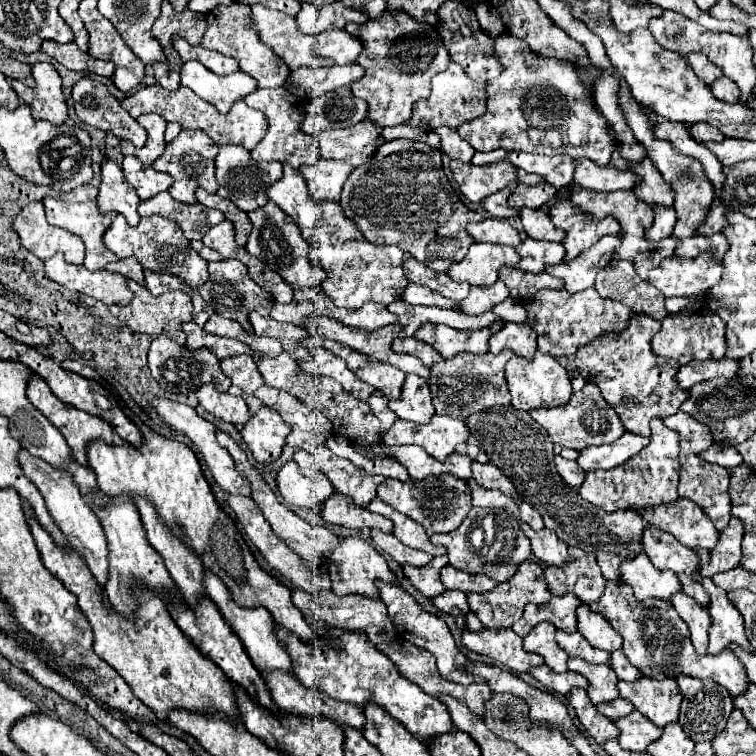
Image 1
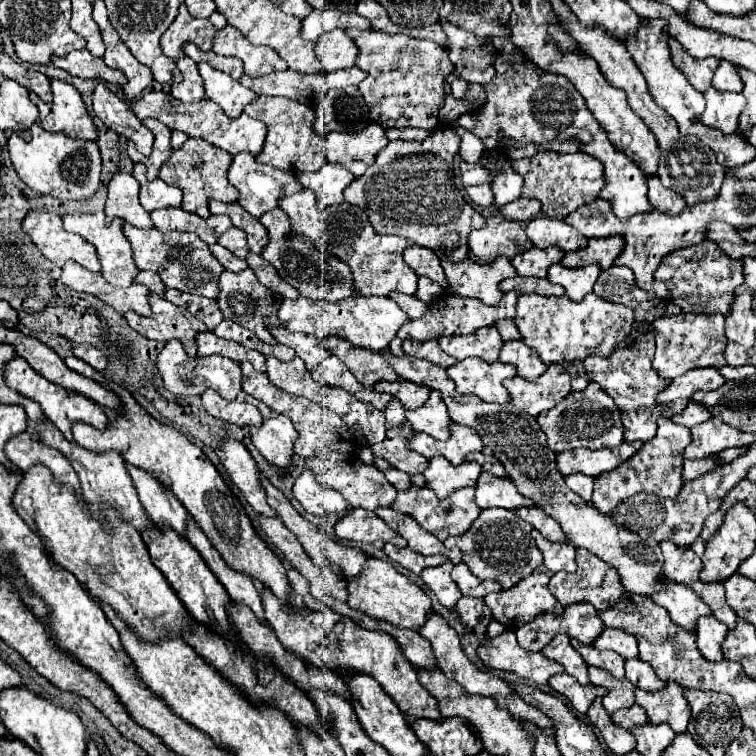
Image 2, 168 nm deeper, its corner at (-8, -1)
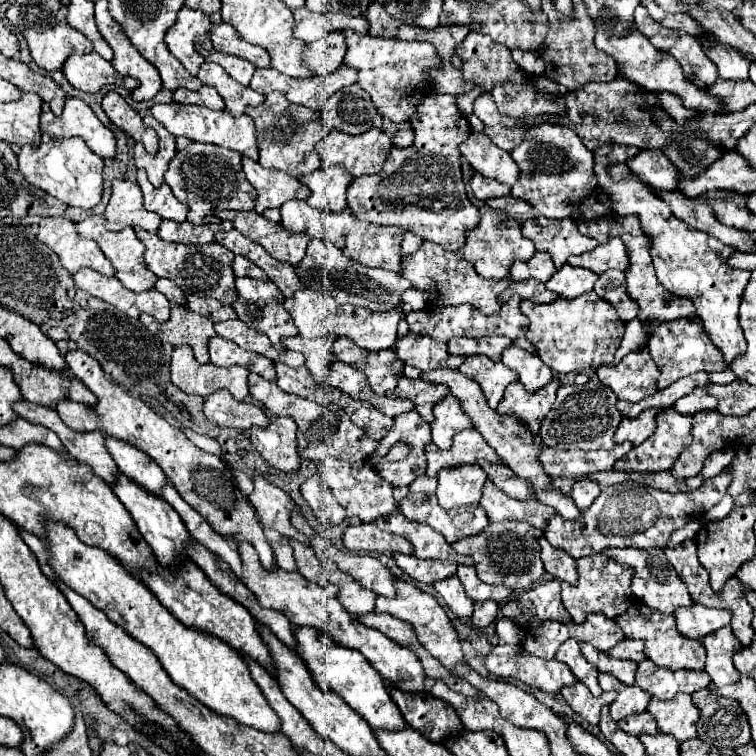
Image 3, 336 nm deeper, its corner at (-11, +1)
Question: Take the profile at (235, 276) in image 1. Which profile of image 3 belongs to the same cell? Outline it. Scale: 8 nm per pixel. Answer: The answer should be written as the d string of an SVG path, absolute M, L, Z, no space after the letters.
M243 277L243 279L237 279L235 285L237 285L239 299L233 303L233 309L235 309L235 313L239 315L239 319L241 319L245 325L249 325L249 327L265 333L265 335L271 339L271 343L273 343L275 349L281 349L281 339L283 339L283 337L293 337L293 335L297 335L297 327L295 327L293 319L291 319L291 315L289 315L289 313L285 311L285 307L283 307L283 299L285 299L285 297L277 291L275 283Z

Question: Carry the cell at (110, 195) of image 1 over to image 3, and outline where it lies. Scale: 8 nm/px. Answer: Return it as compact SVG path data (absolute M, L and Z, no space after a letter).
M113 181L113 195L105 209L105 227L109 231L121 231L125 227L143 227L145 231L157 233L161 217L145 211L143 193L137 183Z

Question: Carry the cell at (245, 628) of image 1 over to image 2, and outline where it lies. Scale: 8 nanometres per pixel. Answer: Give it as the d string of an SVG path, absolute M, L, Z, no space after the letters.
M190 521L190 525L188 525L188 541L202 555L202 559L206 561L206 565L210 567L210 571L218 577L218 581L224 585L224 589L228 591L230 599L234 603L242 603L242 605L250 607L252 613L256 615L256 619L260 623L266 623L260 591L254 587L254 583L250 581L250 577L246 577L242 573L236 573L234 569L230 569L222 561L220 553L210 545L210 541L206 539L206 535L200 531L200 527L194 521Z

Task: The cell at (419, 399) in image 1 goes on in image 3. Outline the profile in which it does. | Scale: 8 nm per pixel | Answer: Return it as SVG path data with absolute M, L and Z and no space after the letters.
M447 395L447 399L439 401L433 413L435 413L435 421L431 423L433 443L439 449L449 449L453 445L455 433L473 427L469 415L463 411L459 399L455 399L453 395Z

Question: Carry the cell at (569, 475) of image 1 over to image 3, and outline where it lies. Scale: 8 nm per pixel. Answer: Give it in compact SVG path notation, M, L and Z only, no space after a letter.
M581 477L575 487L573 487L573 493L571 493L571 499L575 501L575 505L579 507L579 511L585 511L587 507L591 507L591 503L597 499L597 495L601 493L599 485Z

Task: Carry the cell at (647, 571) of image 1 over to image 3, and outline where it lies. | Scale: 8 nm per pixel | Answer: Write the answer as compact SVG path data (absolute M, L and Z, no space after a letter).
M693 603L691 607L681 607L675 611L677 629L681 635L689 639L703 639L711 631L717 631L731 623L731 611L727 609L711 609Z

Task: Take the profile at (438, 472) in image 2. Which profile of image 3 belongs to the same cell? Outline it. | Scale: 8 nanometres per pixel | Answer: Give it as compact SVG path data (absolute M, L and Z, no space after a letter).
M479 465L443 469L439 473L439 487L437 487L439 505L443 509L453 509L461 505L479 505L485 481L487 475Z

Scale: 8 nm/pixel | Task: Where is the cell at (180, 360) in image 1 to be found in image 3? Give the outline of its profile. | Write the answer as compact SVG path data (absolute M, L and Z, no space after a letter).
M175 347L171 359L171 379L173 383L189 393L207 397L217 389L227 389L237 401L243 401L249 395L247 387L249 371L245 367L215 367L213 363L199 365L193 357L191 347Z

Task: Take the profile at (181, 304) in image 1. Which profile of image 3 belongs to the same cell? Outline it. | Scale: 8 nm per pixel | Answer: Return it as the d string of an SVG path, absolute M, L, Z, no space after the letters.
M175 305L171 309L171 319L167 323L149 323L147 329L171 343L171 345L189 345L195 353L195 359L205 365L209 363L209 351L207 351L207 343L211 337L215 337L215 329L213 329L213 321L189 311L187 307Z

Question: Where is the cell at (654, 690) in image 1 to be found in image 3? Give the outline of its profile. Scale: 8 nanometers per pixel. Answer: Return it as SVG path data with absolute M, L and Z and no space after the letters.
M679 693L671 701L659 701L653 697L647 711L655 717L659 731L673 735L679 743L697 737L699 709L693 705L691 695Z

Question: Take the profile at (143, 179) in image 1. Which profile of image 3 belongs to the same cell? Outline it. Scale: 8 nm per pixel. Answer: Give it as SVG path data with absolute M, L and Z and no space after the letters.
M143 169L137 171L137 183L143 191L147 211L153 211L159 217L171 219L175 223L183 223L187 219L187 205L177 201L177 197L173 195L173 191L169 189L167 183L163 183L161 187L153 187Z

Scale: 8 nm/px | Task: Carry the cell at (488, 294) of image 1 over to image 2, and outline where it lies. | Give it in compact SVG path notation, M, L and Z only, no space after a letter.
M504 293L500 303L494 307L484 305L480 299L476 297L456 297L456 295L442 295L436 303L430 305L430 313L424 319L418 321L406 321L400 329L398 329L398 337L400 339L410 339L410 341L428 341L428 339L436 339L438 335L470 335L476 329L484 327L484 325L494 325L500 319L512 319L516 313L516 301L518 301L518 293Z

